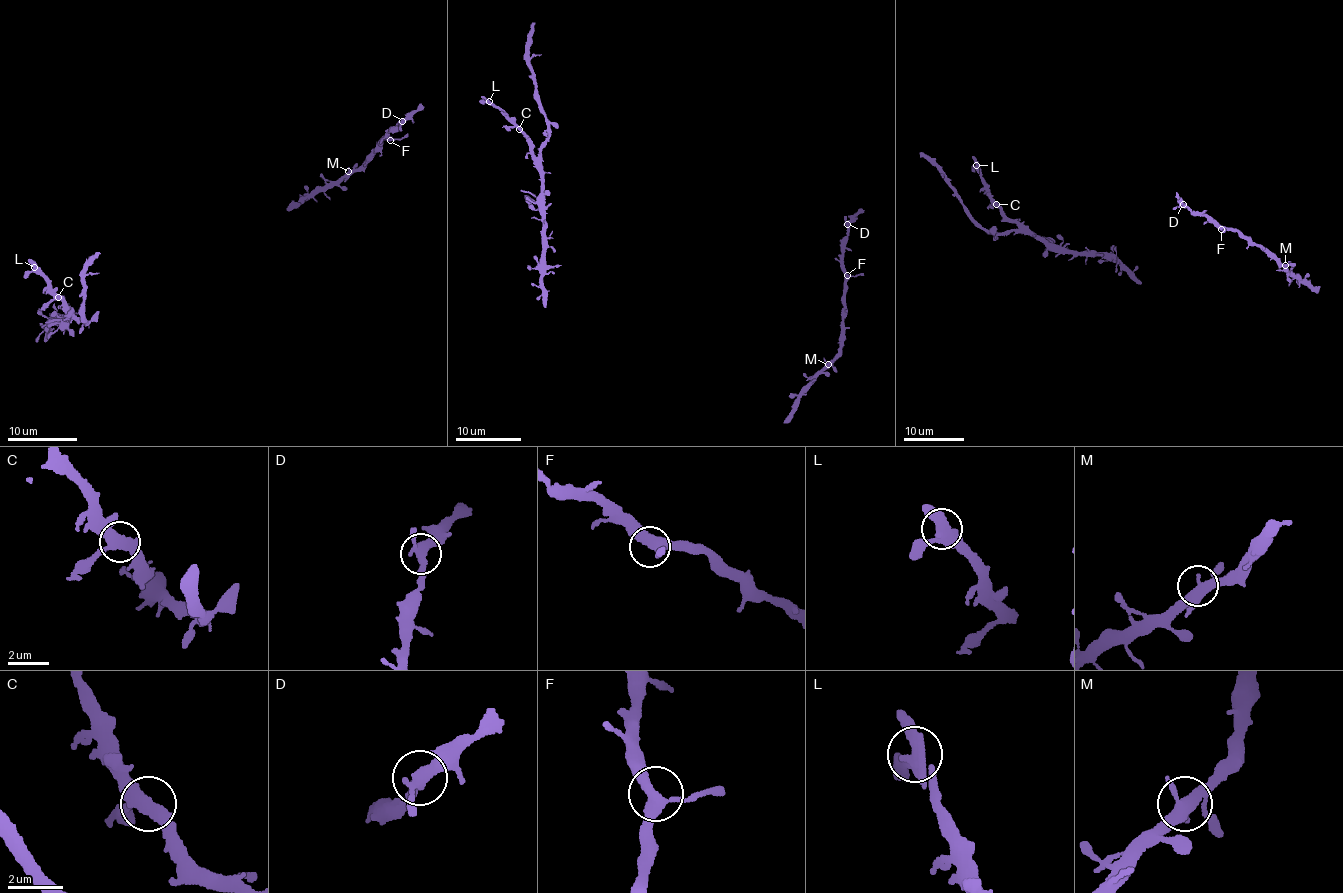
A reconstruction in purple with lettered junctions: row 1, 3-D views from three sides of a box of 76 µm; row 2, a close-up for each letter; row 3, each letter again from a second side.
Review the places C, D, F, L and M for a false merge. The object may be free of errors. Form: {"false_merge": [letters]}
{"false_merge": []}

